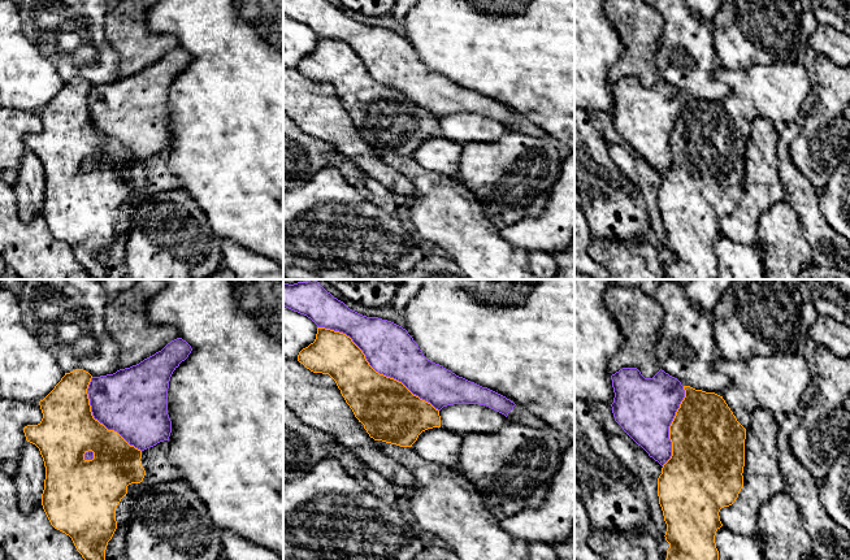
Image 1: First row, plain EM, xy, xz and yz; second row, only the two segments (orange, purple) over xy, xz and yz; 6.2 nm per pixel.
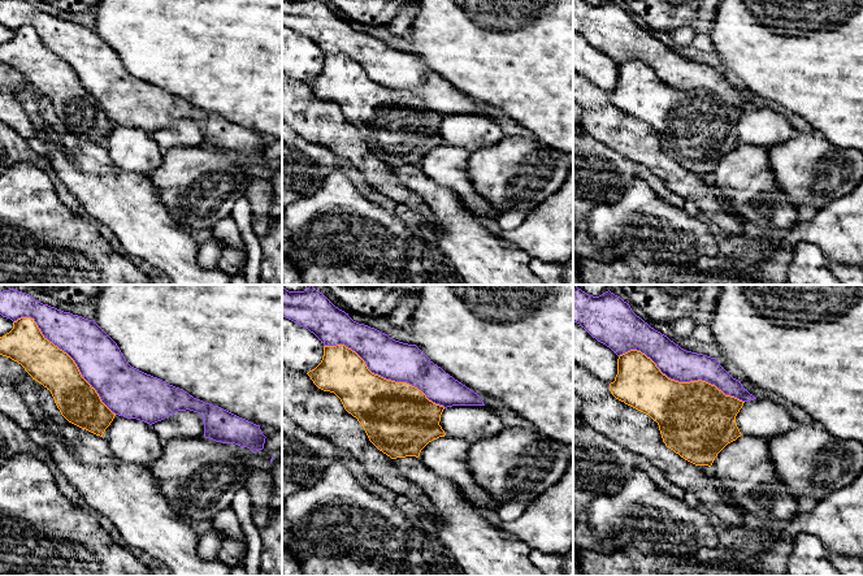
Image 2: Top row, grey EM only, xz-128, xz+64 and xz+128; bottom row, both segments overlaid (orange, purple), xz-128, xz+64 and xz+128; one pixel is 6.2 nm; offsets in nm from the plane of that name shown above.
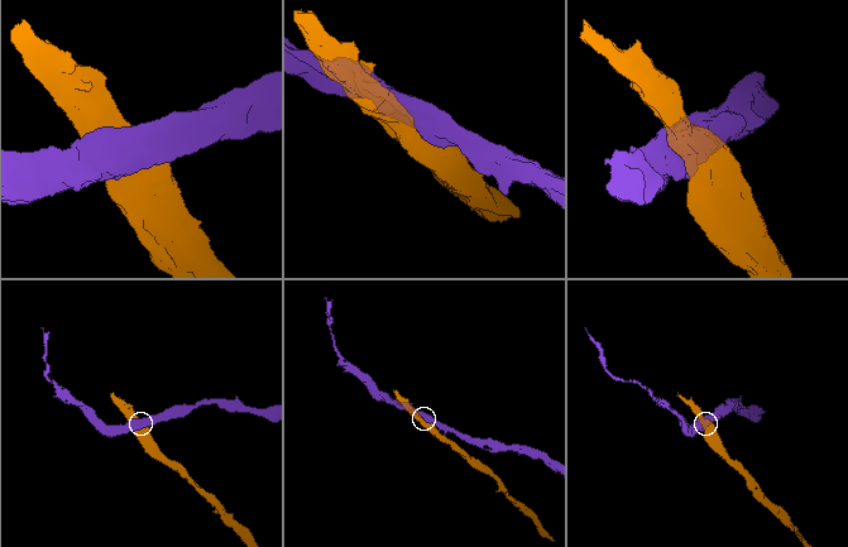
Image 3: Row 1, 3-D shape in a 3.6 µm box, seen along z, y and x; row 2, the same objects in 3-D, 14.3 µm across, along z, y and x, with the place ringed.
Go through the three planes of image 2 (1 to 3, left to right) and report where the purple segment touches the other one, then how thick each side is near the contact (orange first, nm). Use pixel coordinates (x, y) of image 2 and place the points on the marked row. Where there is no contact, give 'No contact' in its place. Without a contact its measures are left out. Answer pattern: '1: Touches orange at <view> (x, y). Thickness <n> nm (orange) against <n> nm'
1: Touches orange at xz-128 (69, 356). Thickness 240 nm (orange) against 280 nm
2: Touches orange at xz+64 (382, 377). Thickness 420 nm (orange) against 240 nm
3: Touches orange at xz+128 (681, 382). Thickness 460 nm (orange) against 200 nm

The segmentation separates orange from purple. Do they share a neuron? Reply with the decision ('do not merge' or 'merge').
do not merge

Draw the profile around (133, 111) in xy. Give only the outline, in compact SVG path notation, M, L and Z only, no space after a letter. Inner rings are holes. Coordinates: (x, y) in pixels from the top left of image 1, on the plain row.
M177 47L136 74L92 86L87 103L94 127L140 160L169 149L169 90L191 60Z

